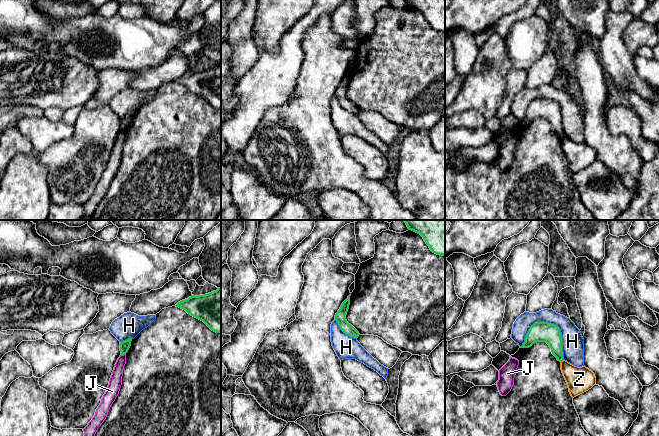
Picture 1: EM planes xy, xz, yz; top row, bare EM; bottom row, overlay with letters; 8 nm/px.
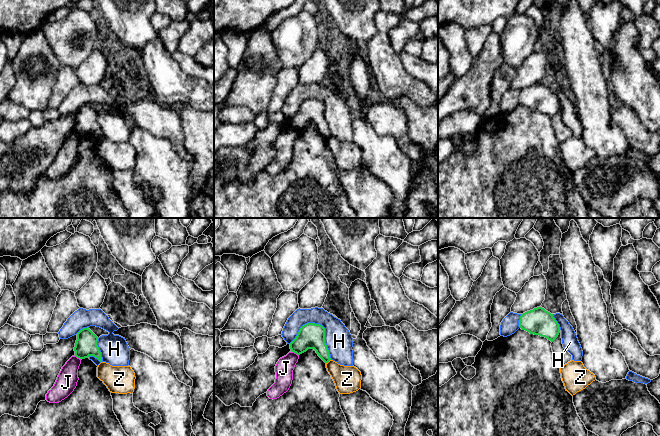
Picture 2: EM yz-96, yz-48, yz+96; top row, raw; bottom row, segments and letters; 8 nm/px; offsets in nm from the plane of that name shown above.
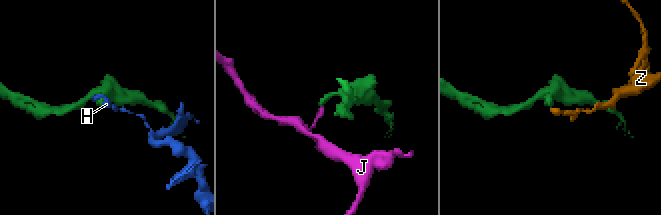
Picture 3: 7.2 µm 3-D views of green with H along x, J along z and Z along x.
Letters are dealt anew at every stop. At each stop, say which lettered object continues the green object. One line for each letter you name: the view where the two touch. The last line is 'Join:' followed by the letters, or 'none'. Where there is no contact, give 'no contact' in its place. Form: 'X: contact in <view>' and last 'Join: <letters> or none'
Join: none

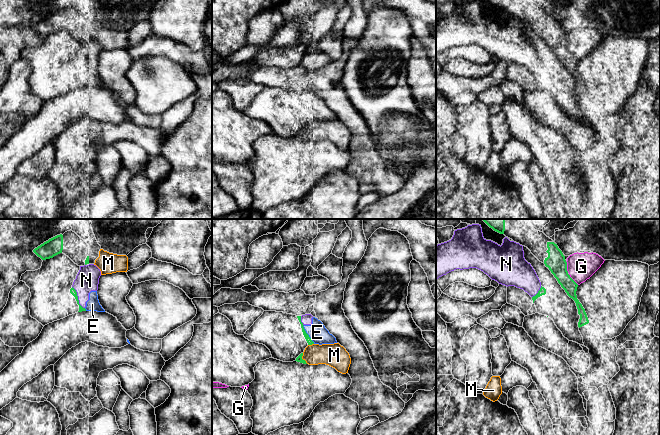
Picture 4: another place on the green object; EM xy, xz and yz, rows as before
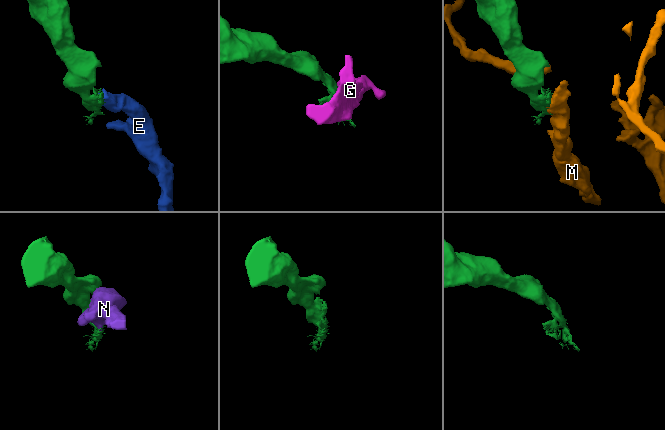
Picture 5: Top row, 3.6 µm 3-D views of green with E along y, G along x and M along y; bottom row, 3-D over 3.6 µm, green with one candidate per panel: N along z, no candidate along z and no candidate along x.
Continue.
M: contact in xz
Join: M

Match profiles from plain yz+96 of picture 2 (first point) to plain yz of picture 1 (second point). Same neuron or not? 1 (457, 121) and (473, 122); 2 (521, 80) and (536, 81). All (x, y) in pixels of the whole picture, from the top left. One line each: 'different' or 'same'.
1: same
2: same

